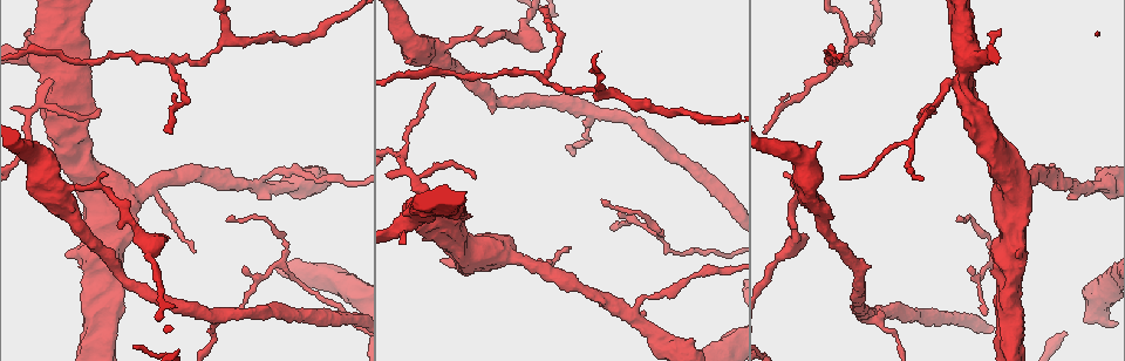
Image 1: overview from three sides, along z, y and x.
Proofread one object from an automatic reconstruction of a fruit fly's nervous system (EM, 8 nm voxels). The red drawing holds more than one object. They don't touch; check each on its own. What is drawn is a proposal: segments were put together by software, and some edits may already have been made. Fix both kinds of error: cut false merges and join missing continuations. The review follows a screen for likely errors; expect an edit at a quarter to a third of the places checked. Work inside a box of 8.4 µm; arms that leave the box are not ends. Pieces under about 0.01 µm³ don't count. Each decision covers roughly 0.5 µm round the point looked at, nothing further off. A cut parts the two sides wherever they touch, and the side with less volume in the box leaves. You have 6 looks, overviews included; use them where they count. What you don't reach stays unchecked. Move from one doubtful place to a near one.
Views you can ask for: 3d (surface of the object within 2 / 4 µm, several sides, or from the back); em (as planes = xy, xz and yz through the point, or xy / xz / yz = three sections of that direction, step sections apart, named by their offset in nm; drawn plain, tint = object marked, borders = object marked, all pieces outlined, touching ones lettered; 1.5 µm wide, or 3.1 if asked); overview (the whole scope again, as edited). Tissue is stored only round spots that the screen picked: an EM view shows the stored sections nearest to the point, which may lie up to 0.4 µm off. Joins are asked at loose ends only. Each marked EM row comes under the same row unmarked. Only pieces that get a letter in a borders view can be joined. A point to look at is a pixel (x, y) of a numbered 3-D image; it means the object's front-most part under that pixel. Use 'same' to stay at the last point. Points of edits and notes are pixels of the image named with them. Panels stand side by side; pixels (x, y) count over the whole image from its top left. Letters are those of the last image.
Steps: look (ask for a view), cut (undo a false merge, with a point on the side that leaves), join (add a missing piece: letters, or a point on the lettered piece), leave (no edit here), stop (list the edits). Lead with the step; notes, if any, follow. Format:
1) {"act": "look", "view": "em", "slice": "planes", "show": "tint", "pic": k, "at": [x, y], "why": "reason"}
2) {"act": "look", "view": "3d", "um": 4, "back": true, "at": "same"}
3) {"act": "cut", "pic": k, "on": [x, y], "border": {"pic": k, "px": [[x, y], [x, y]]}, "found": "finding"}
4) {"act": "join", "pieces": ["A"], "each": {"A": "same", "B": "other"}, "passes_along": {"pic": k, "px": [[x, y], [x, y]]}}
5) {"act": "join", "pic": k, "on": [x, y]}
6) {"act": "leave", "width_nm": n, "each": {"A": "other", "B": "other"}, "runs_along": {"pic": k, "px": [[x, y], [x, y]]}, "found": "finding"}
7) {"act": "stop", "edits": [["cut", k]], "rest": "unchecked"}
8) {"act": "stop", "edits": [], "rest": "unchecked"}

{"act": "look", "view": "em", "slice": "planes", "show": "tint", "pic": 1, "at": [1073, 183], "why": "sharp bend"}

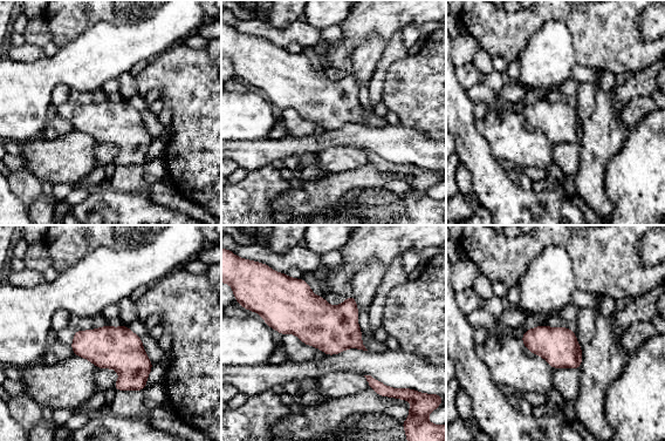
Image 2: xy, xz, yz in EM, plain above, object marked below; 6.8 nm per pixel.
{"act": "look", "view": "em", "slice": "planes", "show": "borders", "at": "same"}

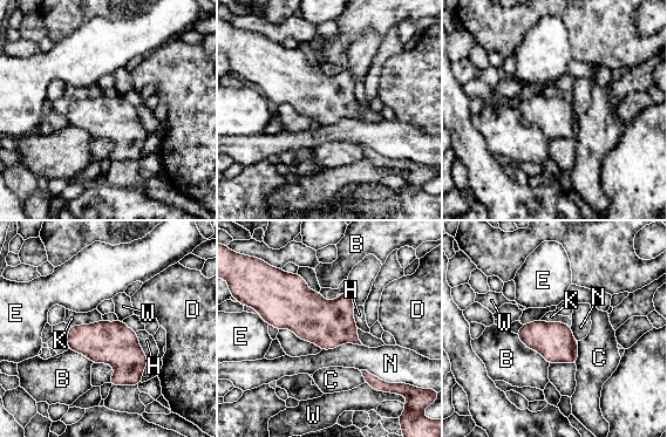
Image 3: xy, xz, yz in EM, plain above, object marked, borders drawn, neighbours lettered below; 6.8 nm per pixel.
{"act": "leave", "width_nm": 260, "each": {"B": "other", "C": "other", "D": "other", "E": "other", "H": "other", "K": "other", "N": "other", "W": "other"}, "border": {"pic": 3, "px": [[102, 319], [95, 322], [70, 326]]}, "found": "all the same cell"}

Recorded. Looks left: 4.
{"act": "look", "view": "3d", "um": 4, "pic": 1, "at": [177, 59], "why": "branch point"}

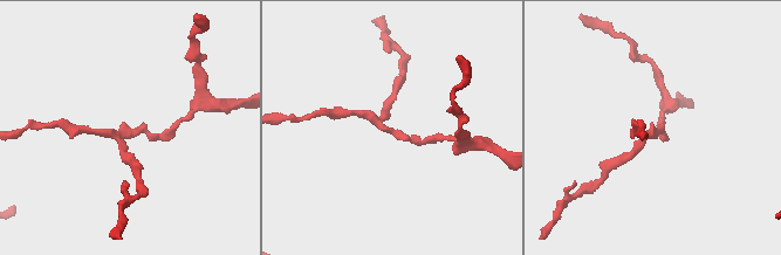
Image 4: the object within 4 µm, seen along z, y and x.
{"act": "look", "view": "em", "slice": "planes", "show": "borders", "pic": 4, "at": [656, 133], "arms": 3, "why": "now the EM"}

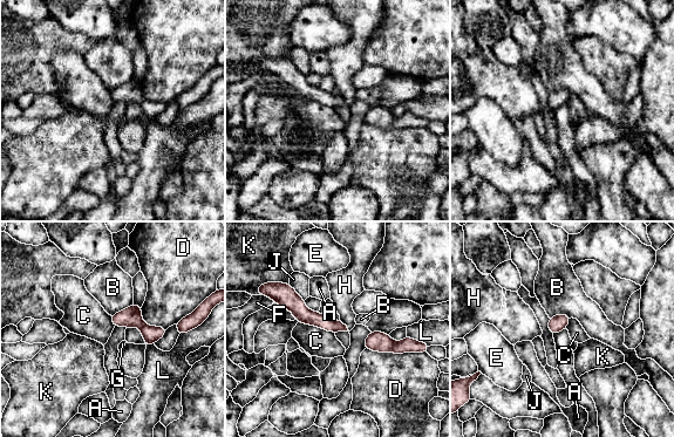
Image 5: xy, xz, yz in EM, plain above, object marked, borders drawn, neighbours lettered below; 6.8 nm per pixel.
{"act": "leave", "each": {"A": "other", "B": "other", "C": "other", "D": "other", "E": "other", "F": "other", "G": "other", "H": "other", "J": "other", "K": "other", "L": "other"}, "runs_along": {"pic": 5, "px": [[278, 291], [305, 315], [344, 328]]}, "found": "continuous, no second cell"}

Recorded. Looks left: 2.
{"act": "look", "view": "em", "slice": "yz", "step": 8, "show": "tint", "pic": 1, "at": [409, 62], "why": "an open end"}

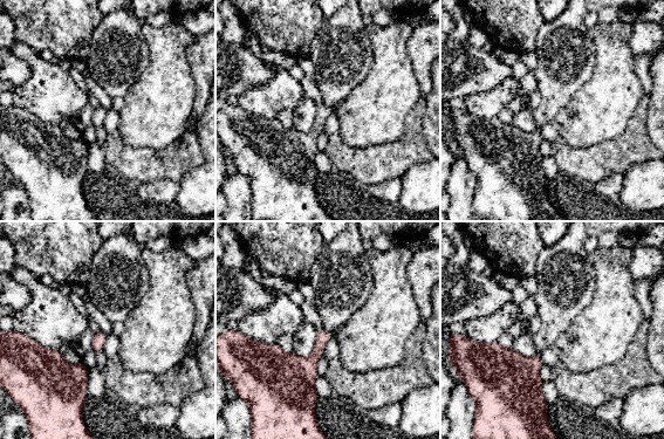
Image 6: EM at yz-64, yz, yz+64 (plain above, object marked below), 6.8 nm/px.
{"act": "look", "view": "em", "slice": "planes", "show": "borders", "at": "same", "why": "another direction"}

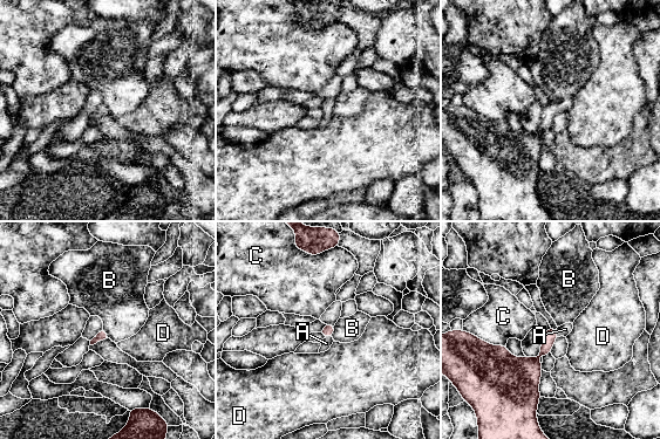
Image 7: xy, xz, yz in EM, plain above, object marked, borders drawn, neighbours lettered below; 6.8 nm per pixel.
{"act": "join", "pieces": ["A"], "each": {"A": "same", "B": "other", "C": "other", "D": "other"}, "passes_along": {"pic": 7, "px": [[550, 335], [557, 333], [565, 329]]}, "found": "it goes on there"}

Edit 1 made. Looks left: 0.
{"act": "stop", "edits": [["join", 7]], "rest": "unchecked"}

